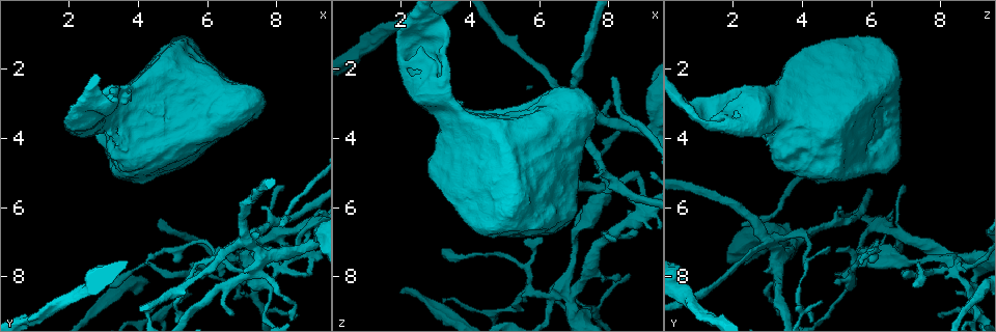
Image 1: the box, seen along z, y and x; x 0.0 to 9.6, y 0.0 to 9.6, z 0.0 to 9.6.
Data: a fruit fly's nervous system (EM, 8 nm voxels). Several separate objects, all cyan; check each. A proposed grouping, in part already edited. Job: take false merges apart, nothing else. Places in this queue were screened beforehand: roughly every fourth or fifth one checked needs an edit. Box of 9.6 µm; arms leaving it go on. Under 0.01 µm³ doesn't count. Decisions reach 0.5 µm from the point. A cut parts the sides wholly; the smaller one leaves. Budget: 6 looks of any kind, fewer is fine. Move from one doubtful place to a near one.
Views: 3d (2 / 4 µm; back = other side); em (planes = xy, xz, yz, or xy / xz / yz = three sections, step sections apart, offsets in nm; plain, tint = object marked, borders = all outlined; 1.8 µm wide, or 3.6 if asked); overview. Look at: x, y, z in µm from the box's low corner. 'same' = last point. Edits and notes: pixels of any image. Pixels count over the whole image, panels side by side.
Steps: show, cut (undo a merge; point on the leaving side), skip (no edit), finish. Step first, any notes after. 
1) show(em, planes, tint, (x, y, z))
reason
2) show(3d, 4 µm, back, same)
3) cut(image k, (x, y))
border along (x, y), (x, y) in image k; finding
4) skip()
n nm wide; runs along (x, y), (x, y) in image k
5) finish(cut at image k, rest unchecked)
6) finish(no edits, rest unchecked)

show(3d, 2 µm, (2.75, 3.05, 0.55))
arms part here

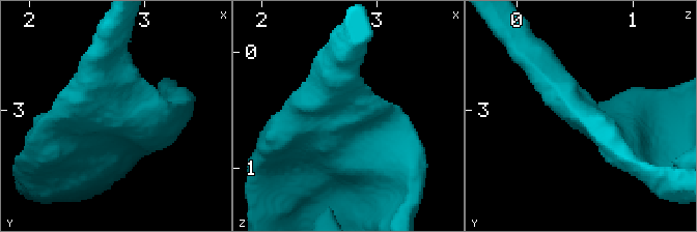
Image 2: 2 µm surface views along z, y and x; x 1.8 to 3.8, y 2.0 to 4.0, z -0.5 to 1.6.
show(em, xy, step 4, tint, (2.76, 3.04, 0.62))
now the EM

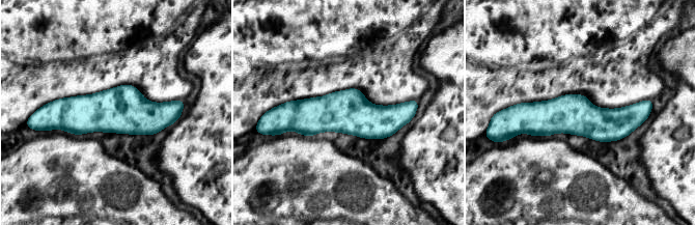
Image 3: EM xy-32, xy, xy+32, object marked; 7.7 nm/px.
show(em, planes, tint, same)
cut it another way

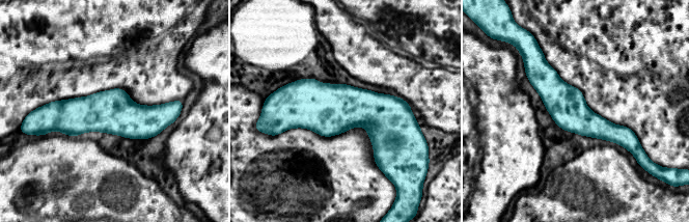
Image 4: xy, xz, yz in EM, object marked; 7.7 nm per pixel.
skip()
runs along (51, 108), (62, 114), (175, 114) in image 4; one neuron here

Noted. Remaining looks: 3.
show(3d, 4 µm, back, (3.45, 2.95, 3.20))
touches itself

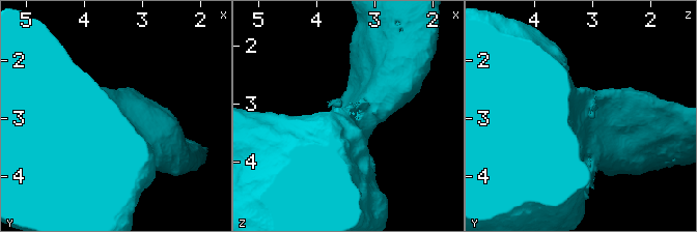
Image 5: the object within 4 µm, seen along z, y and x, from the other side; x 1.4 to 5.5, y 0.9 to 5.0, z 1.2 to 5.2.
show(em, 3.6 µm, planes, tint, same)
need the tissue

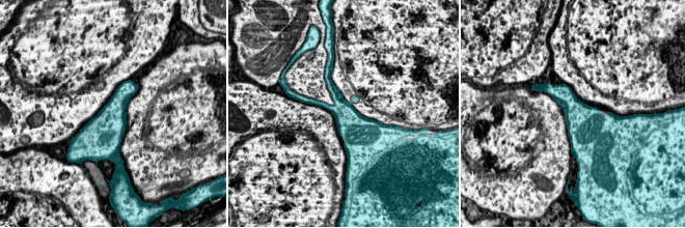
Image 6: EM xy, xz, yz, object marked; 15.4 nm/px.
skip()
all the same neuron

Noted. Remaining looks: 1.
show(em, planes, tint, (7.00, 7.55, 6.80))
three-way junction

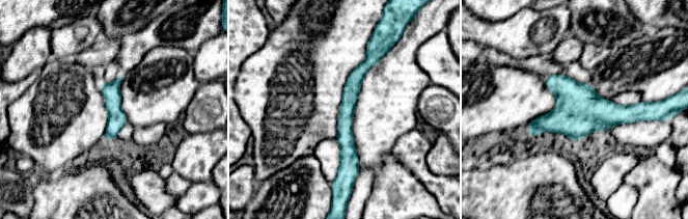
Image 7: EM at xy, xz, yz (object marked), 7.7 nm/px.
skip()
continuous, no second neuron

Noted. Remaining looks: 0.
finish(no edits, rest unchecked)

